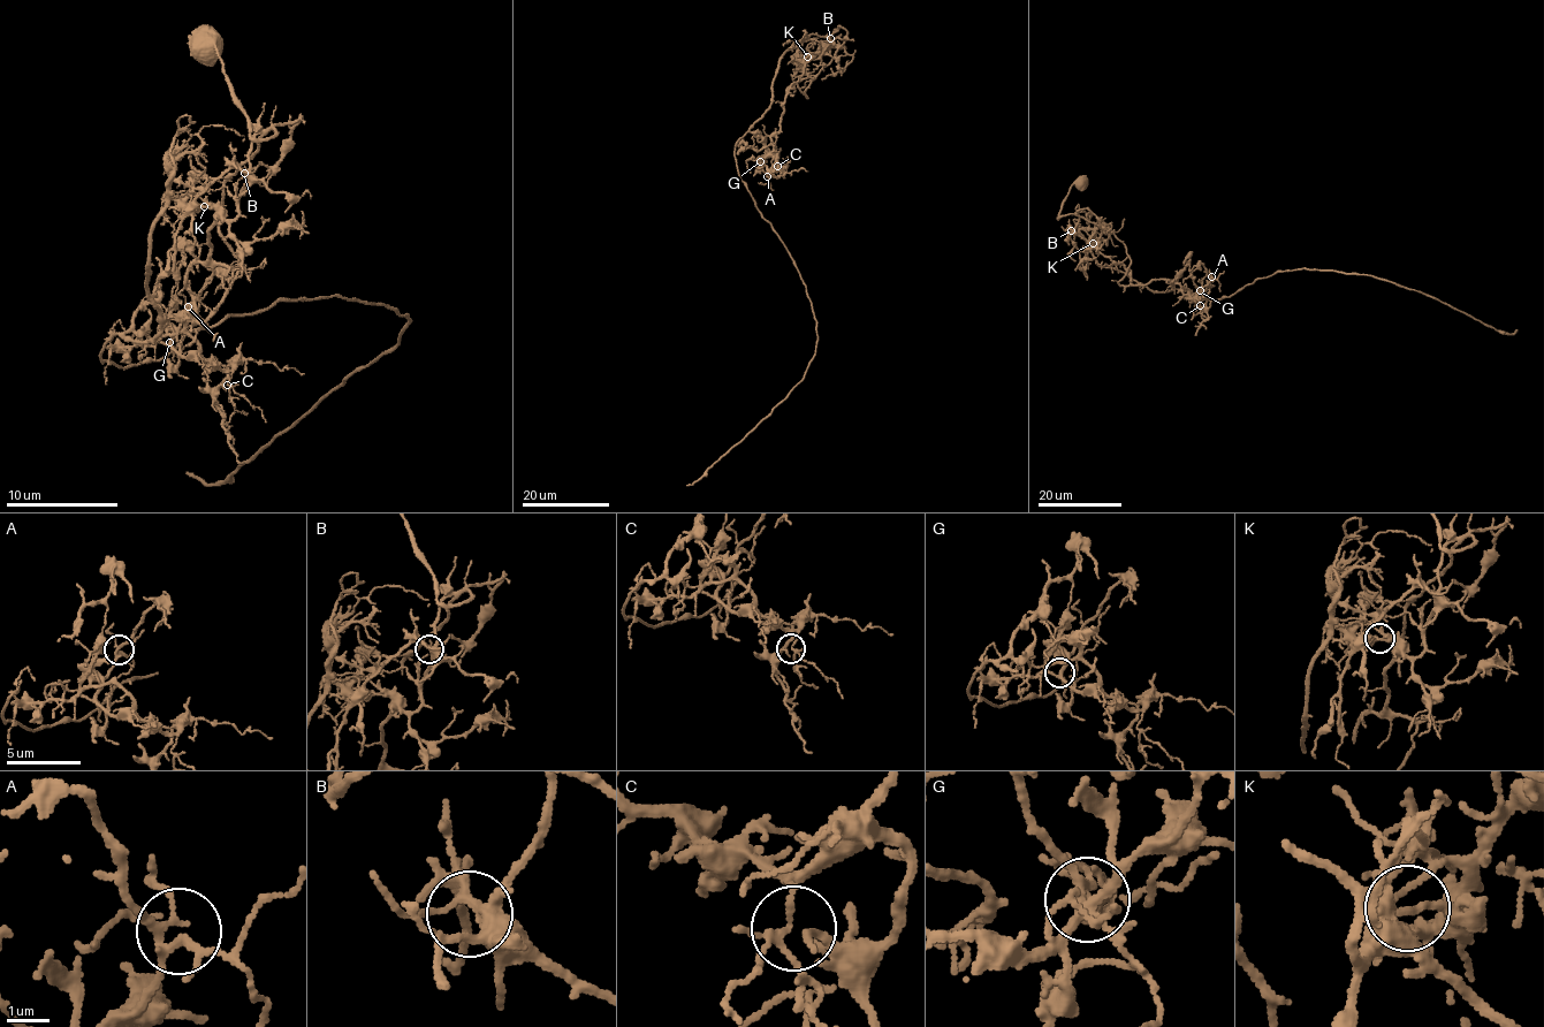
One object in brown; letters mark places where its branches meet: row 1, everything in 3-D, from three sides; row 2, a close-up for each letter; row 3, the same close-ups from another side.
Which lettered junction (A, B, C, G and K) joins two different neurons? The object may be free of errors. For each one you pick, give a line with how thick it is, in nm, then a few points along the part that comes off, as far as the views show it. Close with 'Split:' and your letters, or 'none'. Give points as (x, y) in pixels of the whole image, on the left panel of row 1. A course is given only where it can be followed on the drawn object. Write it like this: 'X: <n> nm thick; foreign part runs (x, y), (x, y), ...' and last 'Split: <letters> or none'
K: 180 nm thick; foreign part runs (205, 205), (166, 168), (162, 324), (103, 362), (275, 301), (412, 319), (222, 481), (187, 471)
Split: K

